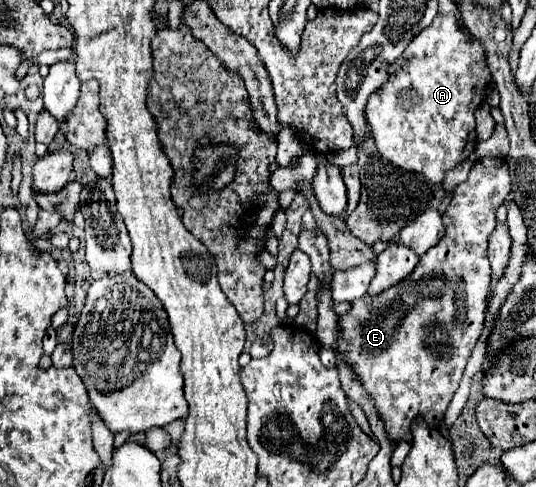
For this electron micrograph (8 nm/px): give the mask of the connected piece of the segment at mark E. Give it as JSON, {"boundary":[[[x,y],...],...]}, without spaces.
{"boundary":[[[492,157],[476,161],[470,177],[454,189],[452,199],[442,213],[446,227],[444,237],[418,261],[412,275],[380,295],[354,301],[350,313],[340,317],[342,337],[346,343],[340,339],[338,347],[346,353],[366,391],[374,397],[386,423],[386,433],[392,441],[412,439],[410,423],[416,415],[422,415],[430,427],[436,427],[458,389],[470,351],[478,343],[484,327],[484,299],[490,291],[490,261],[486,255],[488,235],[496,229],[496,209],[506,201],[508,193],[510,173],[506,159]]]}

